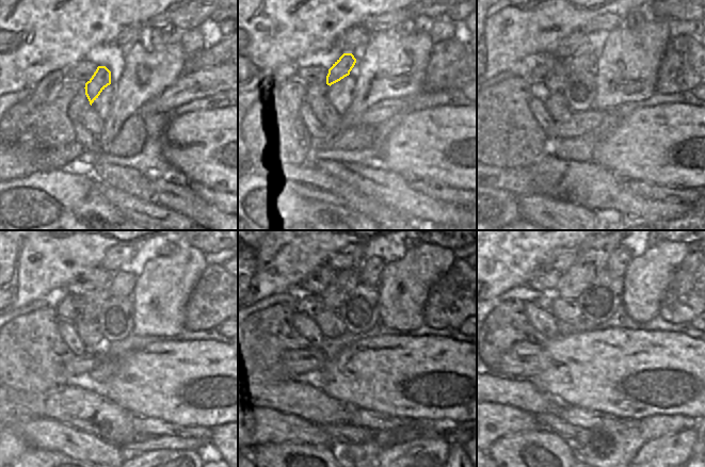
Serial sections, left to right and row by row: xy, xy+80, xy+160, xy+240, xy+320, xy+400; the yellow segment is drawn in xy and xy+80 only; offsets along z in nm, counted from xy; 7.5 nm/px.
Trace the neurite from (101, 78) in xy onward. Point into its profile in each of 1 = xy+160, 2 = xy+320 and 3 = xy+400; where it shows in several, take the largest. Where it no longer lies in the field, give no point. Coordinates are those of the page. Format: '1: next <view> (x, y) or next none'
1: next xy+160 (587, 57)
2: next xy+320 (370, 271)
3: next xy+400 (620, 258)

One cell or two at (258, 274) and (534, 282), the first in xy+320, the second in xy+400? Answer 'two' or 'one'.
two

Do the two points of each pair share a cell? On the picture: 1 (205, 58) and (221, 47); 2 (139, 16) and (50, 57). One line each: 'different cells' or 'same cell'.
1: same cell
2: same cell

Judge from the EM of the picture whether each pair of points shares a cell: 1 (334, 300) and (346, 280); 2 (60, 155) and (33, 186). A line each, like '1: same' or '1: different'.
1: same
2: different

